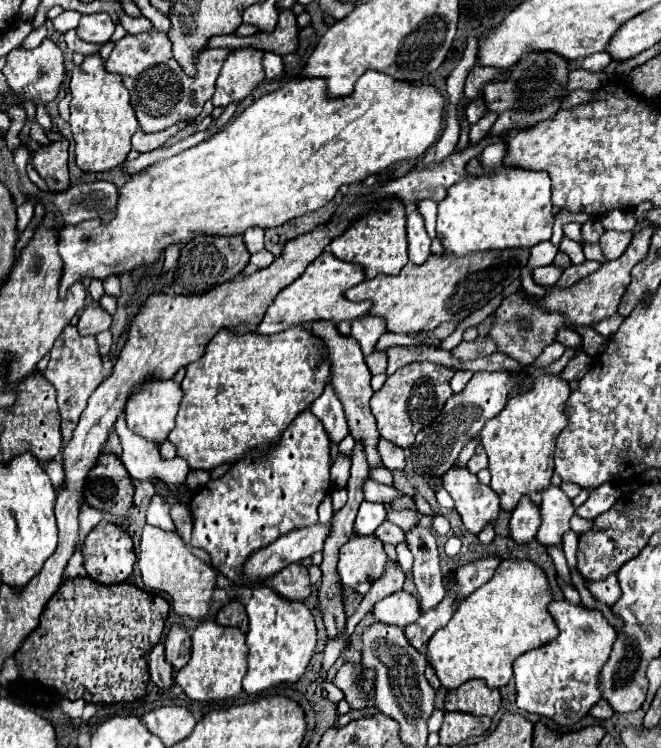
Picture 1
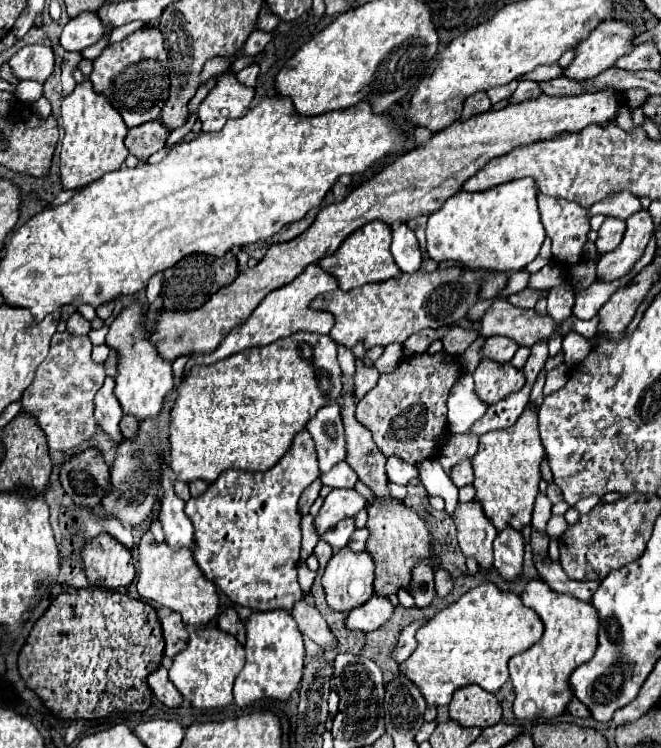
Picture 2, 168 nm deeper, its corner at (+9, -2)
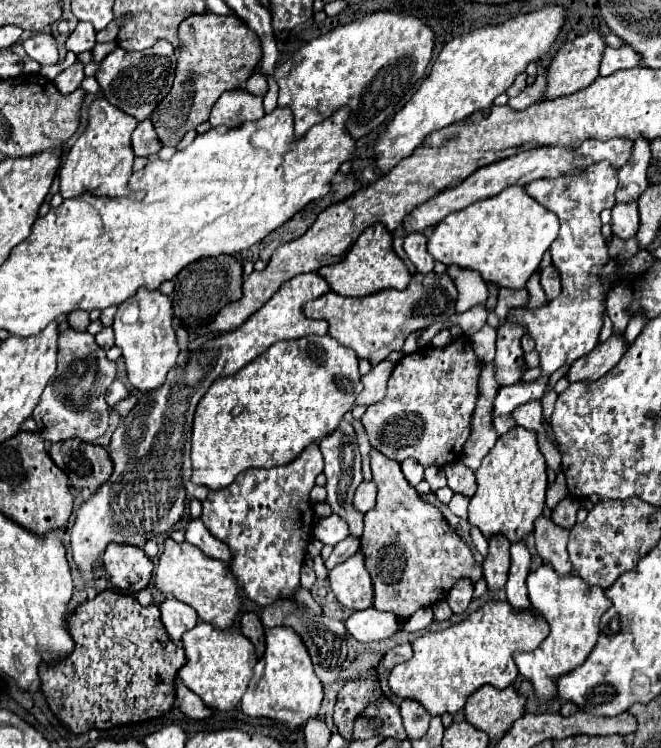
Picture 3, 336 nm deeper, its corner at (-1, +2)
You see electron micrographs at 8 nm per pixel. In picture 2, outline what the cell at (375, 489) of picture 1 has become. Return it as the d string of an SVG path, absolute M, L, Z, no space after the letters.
M347 462L335 464L327 474L321 474L321 480L331 488L355 488L355 484L359 482L355 470Z

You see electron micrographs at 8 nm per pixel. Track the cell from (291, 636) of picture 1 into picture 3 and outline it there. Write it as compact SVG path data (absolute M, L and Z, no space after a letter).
M285 626L267 628L265 636L267 648L263 658L255 664L255 674L241 698L241 710L249 718L269 718L283 724L289 732L297 732L307 724L307 720L319 714L325 698L323 684L315 676L311 658L295 630Z

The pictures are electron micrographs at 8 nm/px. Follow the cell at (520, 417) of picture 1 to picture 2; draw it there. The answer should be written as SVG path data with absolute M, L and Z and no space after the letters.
M527 404L517 422L503 430L493 430L479 436L479 450L473 456L471 464L475 470L473 486L477 490L475 500L483 504L485 516L493 522L493 526L501 532L505 526L513 526L521 530L531 522L535 496L539 494L541 472L539 464L545 456L545 448L539 436L537 408Z

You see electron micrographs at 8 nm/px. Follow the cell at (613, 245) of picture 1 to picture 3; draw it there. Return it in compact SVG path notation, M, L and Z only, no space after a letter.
M637 202L629 204L615 204L613 206L613 218L611 218L613 234L619 238L631 238L639 230L639 210Z

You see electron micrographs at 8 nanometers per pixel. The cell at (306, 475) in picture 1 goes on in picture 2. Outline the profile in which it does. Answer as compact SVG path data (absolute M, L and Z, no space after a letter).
M301 430L293 438L293 446L285 452L281 462L269 472L241 472L227 470L217 482L209 484L207 492L191 498L185 504L187 516L195 528L193 540L193 558L203 570L203 574L215 582L235 604L249 606L253 610L291 610L295 602L303 600L303 590L297 582L297 562L301 548L301 514L297 508L301 492L319 476L317 454L313 450L313 440L307 430Z

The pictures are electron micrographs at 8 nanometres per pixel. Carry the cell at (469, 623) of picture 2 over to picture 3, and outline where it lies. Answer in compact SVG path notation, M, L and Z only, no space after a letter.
M487 602L461 624L455 624L441 632L427 632L425 636L419 636L413 642L413 658L391 670L389 690L403 700L415 700L415 702L423 704L423 708L431 716L443 716L445 712L455 714L465 706L467 698L477 688L481 688L485 684L493 684L495 688L511 686L515 682L515 678L519 676L517 666L513 662L513 652L535 650L547 638L547 634L549 634L547 622L543 618L537 618L531 610L513 612L507 602Z

